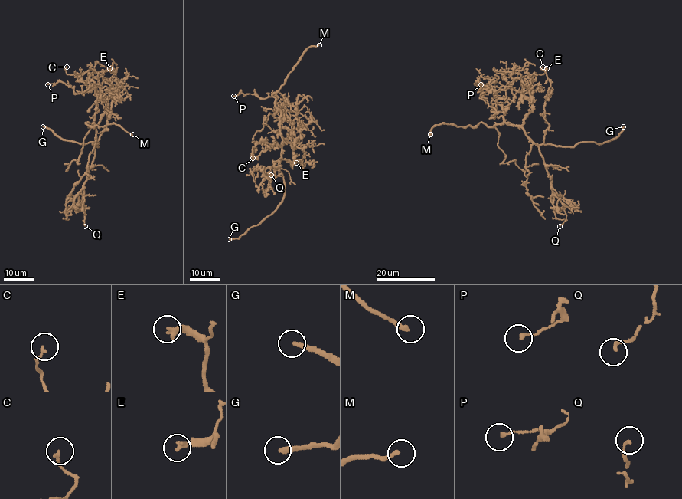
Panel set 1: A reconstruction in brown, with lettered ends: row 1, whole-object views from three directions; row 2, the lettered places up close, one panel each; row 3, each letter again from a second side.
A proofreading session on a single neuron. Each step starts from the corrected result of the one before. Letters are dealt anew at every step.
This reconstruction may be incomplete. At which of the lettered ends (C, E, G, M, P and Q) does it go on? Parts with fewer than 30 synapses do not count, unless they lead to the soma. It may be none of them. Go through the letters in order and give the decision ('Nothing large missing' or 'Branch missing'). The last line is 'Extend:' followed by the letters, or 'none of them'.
C: Nothing large missing
E: Nothing large missing
G: Branch missing
M: Branch missing
P: Nothing large missing
Q: Nothing large missing
Extend: G, M

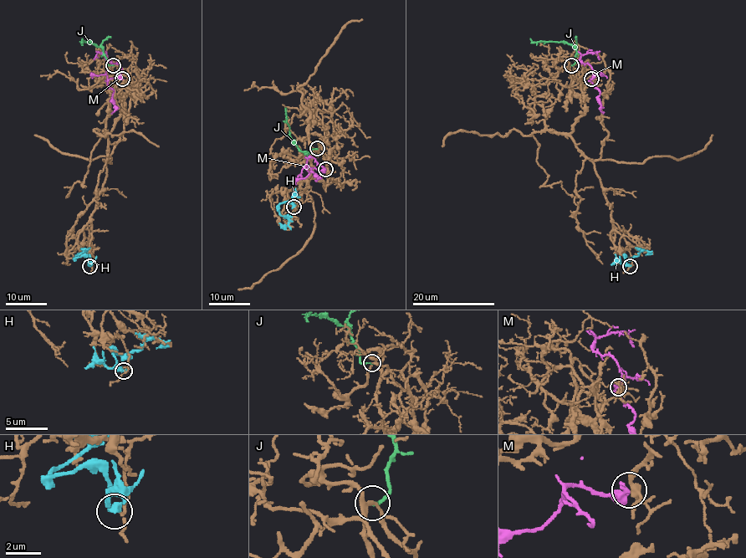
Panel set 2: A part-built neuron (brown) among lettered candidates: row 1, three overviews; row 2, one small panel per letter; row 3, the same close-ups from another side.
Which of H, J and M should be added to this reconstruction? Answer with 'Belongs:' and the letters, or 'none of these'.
Belongs: M

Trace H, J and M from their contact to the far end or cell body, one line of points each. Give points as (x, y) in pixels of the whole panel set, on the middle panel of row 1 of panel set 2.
H: (293, 207), (290, 202), (278, 205), (278, 212), (288, 222), (286, 226), (278, 222)
J: (317, 149), (305, 154), (298, 148), (290, 135), (286, 108)
M: (326, 169), (310, 157), (297, 176)

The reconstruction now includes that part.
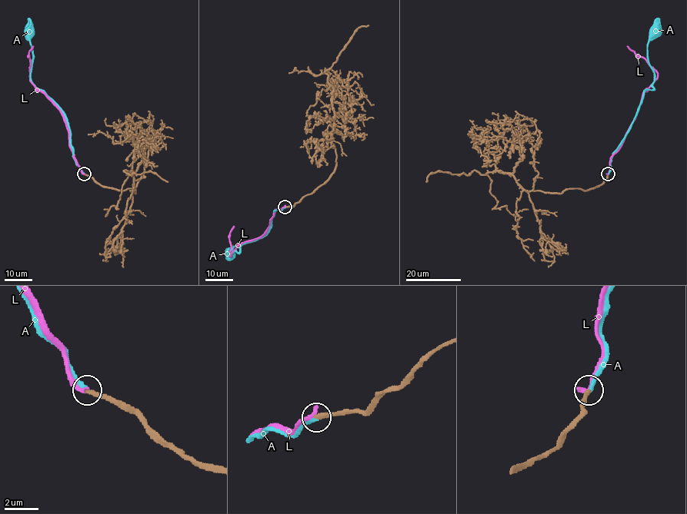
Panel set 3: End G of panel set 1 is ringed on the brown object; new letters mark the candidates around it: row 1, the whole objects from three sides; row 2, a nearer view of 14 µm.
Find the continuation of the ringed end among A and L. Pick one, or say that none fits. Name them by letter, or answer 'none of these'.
A

